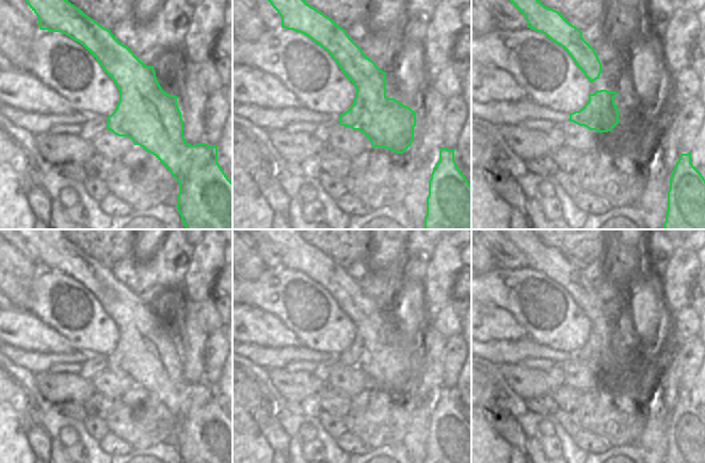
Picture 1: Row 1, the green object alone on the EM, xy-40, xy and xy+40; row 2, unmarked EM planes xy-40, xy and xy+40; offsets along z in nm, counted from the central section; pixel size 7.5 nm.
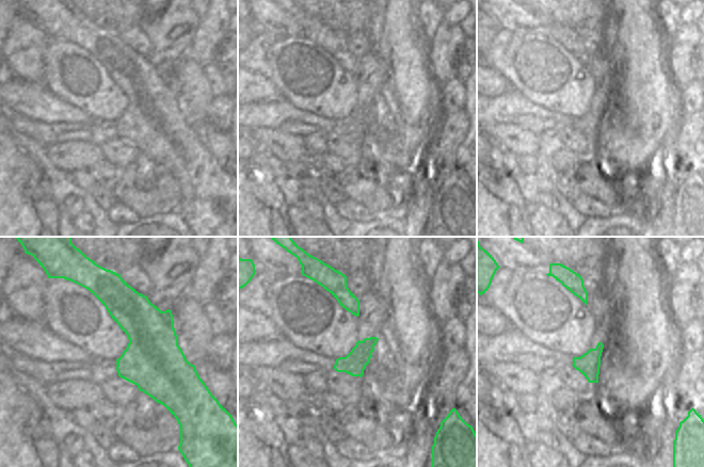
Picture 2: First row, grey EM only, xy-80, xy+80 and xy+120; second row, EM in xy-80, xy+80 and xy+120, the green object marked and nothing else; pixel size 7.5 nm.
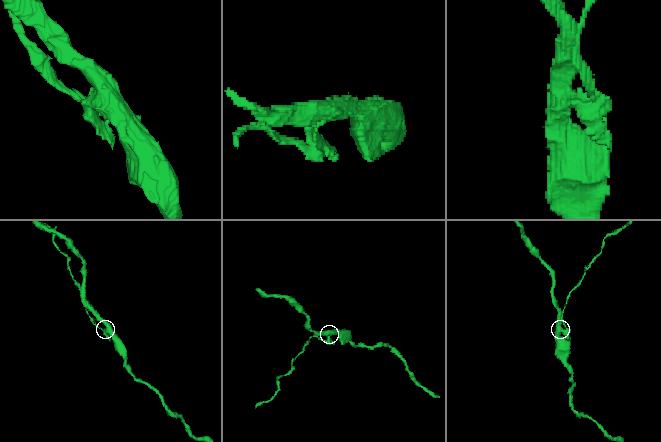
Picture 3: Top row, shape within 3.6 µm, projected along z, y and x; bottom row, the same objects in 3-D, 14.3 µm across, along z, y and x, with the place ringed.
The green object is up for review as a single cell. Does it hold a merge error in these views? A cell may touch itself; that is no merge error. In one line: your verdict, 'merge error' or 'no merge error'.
merge error

